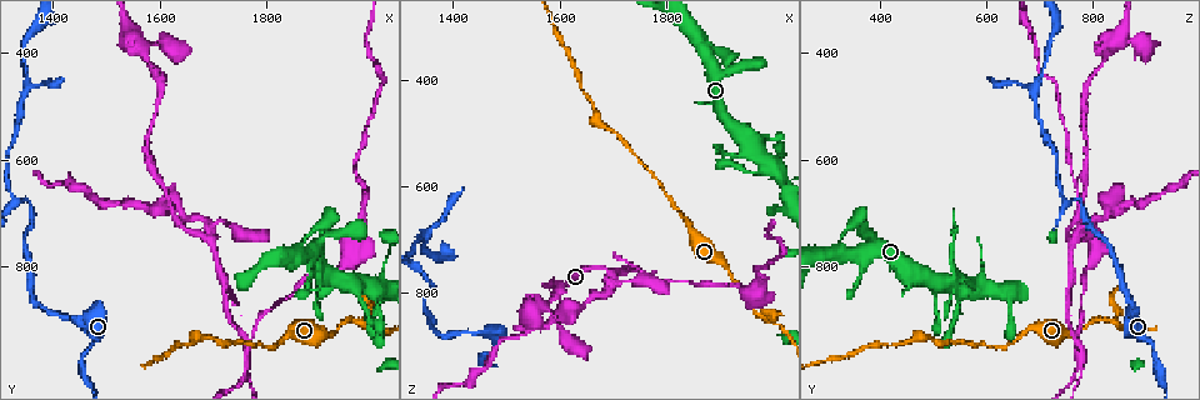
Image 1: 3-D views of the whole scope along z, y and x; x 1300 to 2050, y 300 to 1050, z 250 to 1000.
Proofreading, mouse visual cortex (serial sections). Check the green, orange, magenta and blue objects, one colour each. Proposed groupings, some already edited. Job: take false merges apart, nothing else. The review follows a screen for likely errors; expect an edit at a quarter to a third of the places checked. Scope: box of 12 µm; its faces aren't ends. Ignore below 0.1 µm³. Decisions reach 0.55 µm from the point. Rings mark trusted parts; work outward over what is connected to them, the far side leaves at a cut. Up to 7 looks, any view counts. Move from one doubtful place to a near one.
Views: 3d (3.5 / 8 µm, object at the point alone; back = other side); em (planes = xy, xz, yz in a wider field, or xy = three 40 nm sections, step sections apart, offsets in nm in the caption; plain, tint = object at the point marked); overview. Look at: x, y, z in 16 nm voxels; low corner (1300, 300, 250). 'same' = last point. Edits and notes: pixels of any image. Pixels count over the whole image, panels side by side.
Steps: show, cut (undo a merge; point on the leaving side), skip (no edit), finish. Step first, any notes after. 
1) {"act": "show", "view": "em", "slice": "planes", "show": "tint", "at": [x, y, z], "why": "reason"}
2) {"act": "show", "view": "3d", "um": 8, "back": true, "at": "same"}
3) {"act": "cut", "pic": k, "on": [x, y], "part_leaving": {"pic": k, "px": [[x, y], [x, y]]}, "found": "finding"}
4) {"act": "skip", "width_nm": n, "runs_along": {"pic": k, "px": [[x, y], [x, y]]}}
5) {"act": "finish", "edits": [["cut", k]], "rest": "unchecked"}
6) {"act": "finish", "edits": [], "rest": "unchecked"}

{"act": "show", "view": "3d", "um": 8, "at": [1355, 685, 770], "why": "abrupt turn"}

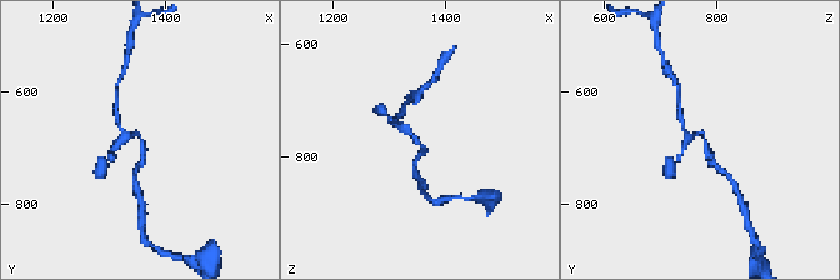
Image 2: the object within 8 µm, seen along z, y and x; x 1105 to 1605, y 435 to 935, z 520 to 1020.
{"act": "show", "view": "3d", "um": 3.5, "at": [1355, 680, 775]}

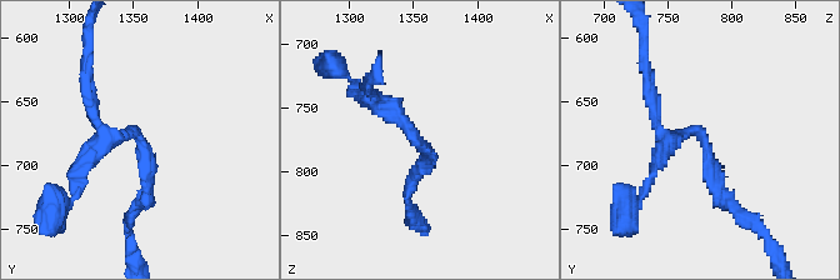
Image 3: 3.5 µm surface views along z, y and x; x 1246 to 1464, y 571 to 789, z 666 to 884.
{"act": "show", "view": "em", "slice": "xy", "step": 1, "show": "tint", "at": [1354, 678, 776], "arm_widths_nm": [200, 200], "why": "shape alone is not enough"}

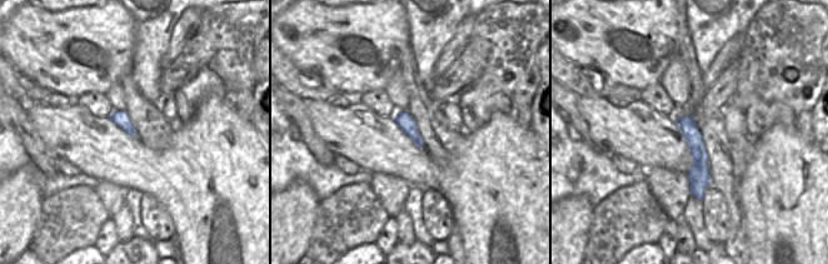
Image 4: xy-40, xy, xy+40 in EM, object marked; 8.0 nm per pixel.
{"act": "skip", "runs_along": {"pic": 4, "px": [[688, 118], [699, 153], [699, 195]]}, "found": "one cell here"}

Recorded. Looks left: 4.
{"act": "show", "view": "3d", "um": 3.5, "at": [1700, 740, 760]}

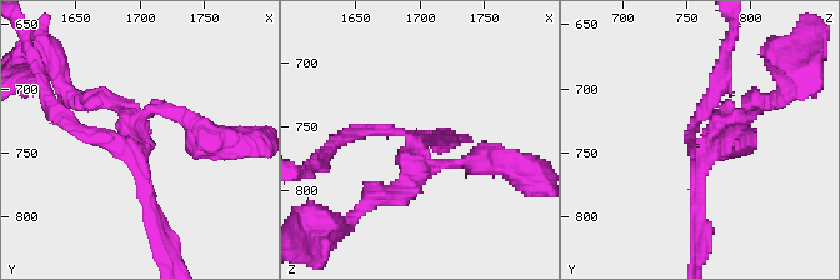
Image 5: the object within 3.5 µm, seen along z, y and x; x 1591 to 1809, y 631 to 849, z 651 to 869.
{"act": "show", "view": "em", "slice": "xy", "step": 3, "show": "tint", "at": [1696, 746, 764]}

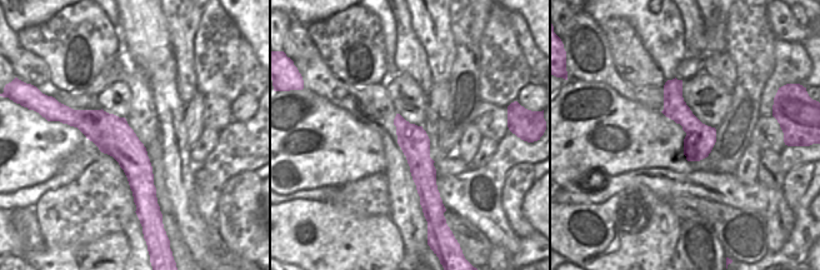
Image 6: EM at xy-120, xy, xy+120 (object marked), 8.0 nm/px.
{"act": "cut", "pic": 5, "on": [403, 186], "found": "a second cell is stuck on"}

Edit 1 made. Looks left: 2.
{"act": "finish", "edits": [["cut", 5]], "rest": "unchecked"}

